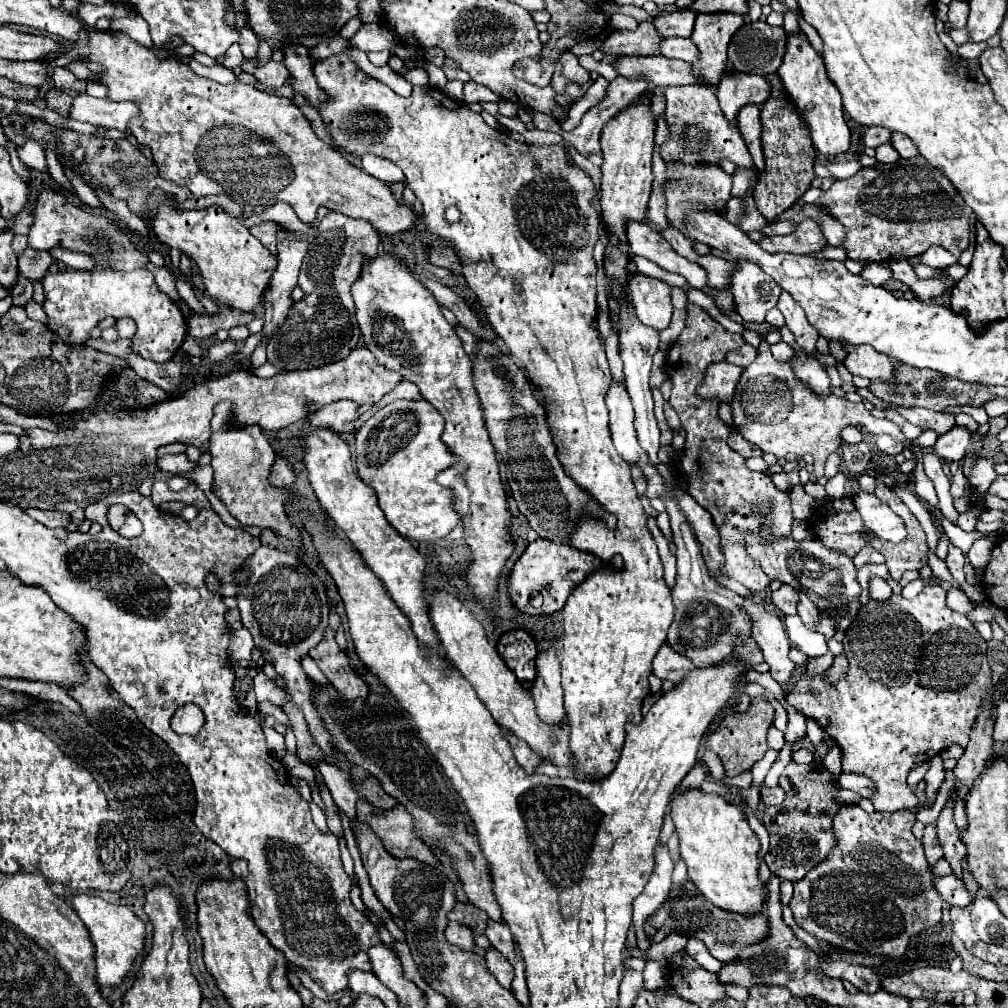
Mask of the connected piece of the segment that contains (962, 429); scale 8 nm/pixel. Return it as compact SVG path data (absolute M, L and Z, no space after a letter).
M954 426L950 432L938 436L936 444L934 444L934 454L938 454L940 458L948 460L948 462L956 462L960 458L964 458L964 454L970 448L970 430L966 426Z

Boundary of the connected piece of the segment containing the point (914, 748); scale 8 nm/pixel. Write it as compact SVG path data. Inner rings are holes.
M930 584L926 586L914 600L906 600L902 594L892 594L888 600L882 600L882 602L876 602L876 600L870 600L868 604L864 604L856 616L856 620L850 624L850 628L846 630L844 634L844 654L848 658L848 672L844 674L844 678L840 678L838 682L828 682L828 670L820 674L810 674L806 668L800 672L798 680L794 682L794 686L790 688L790 692L786 694L786 704L790 704L794 710L802 712L806 718L814 718L818 722L818 726L832 738L838 742L840 750L842 750L842 770L844 772L856 772L856 774L864 774L868 776L872 782L874 782L874 790L872 790L872 804L876 810L888 810L888 812L894 812L894 810L902 810L902 808L914 808L918 806L918 798L914 796L914 792L908 788L906 784L906 776L908 772L922 764L922 762L928 762L932 760L934 756L938 756L942 750L946 750L950 744L960 744L960 746L966 746L968 744L968 738L970 738L970 732L974 728L974 722L976 722L976 716L980 712L980 706L984 700L990 700L992 698L992 692L994 692L994 684L992 684L992 670L990 670L990 664L986 660L986 640L978 634L978 630L974 628L974 624L964 616L964 614L958 614L954 610L948 608L946 604L946 590L938 584Z

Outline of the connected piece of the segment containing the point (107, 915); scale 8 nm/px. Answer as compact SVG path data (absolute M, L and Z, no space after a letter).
M76 894L70 898L72 908L80 916L80 920L86 924L90 932L90 940L96 948L94 962L96 962L96 980L100 986L118 986L128 970L132 968L134 958L144 948L144 922L136 918L136 914L118 904L110 904L102 898L88 896L88 894Z

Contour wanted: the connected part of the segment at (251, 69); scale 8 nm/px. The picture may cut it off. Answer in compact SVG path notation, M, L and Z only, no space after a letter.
M246 62L241 66L244 72L247 72L254 77L258 78L262 84L268 86L284 86L288 80L288 70L282 62L268 62L264 66L253 66L250 62Z

